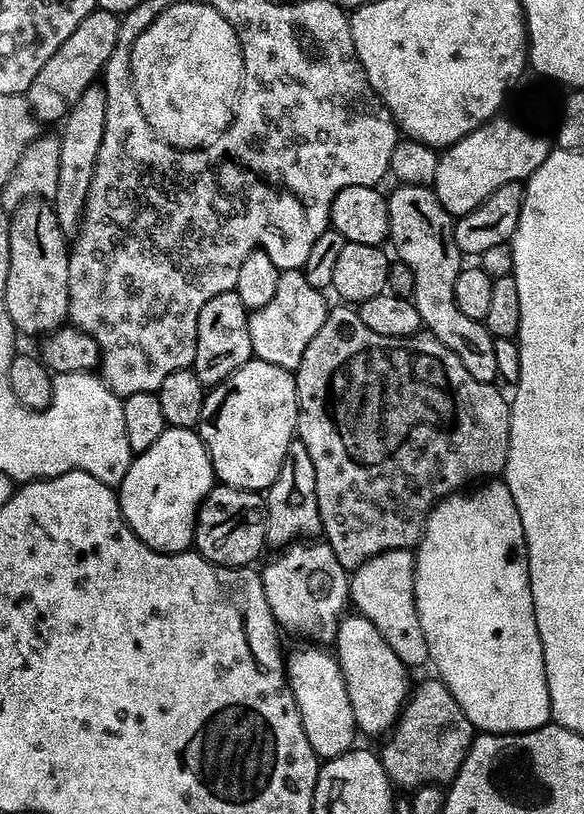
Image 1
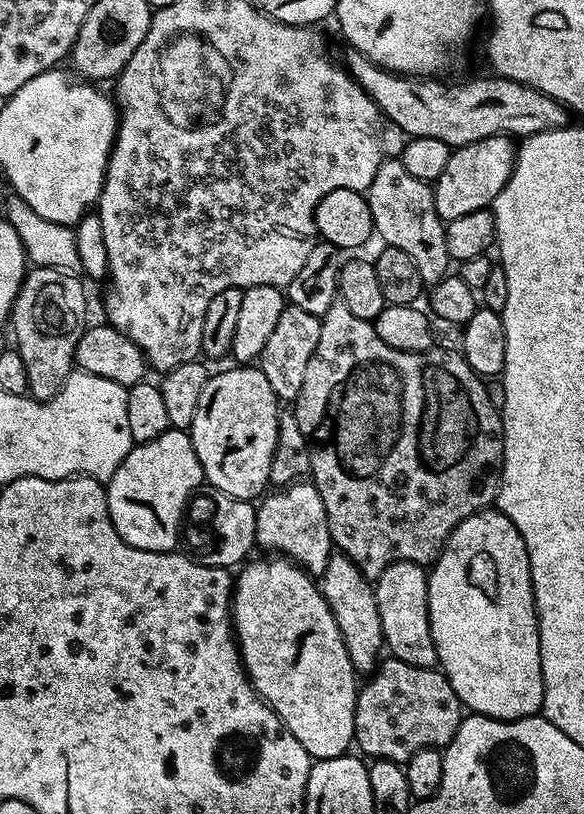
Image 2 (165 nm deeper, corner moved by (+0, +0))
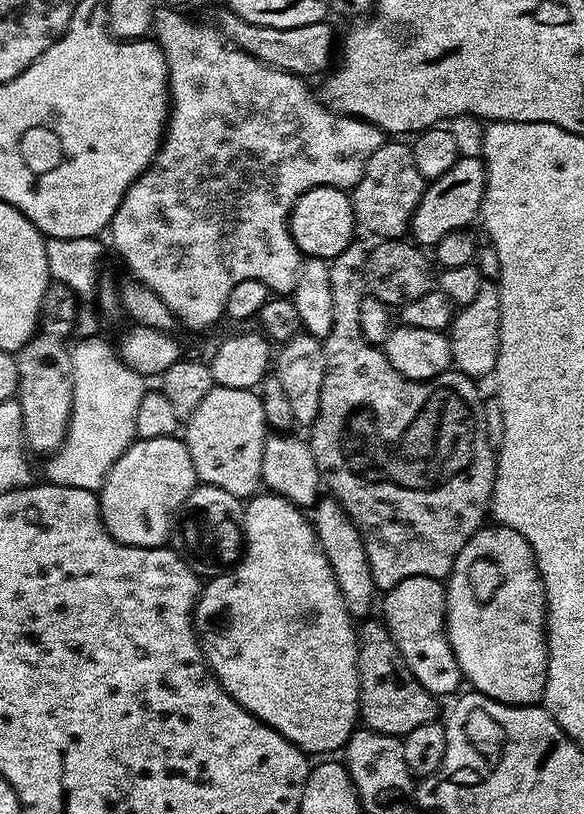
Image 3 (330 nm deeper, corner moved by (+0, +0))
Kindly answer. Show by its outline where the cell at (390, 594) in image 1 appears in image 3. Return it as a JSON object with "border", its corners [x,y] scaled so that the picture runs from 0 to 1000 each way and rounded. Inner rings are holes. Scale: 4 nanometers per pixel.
{"border":[[[728,708],[688,710],[682,720],[656,729],[654,747],[656,742],[654,760],[709,833],[738,855],[759,857],[771,854],[791,840],[791,827],[767,787],[762,719]]]}

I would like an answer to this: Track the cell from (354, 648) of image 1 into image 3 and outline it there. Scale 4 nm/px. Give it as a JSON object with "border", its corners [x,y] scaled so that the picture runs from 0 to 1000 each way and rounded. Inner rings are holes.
{"border":[[[567,607],[550,608],[534,620],[531,639],[541,650],[551,681],[558,681],[558,690],[565,690],[565,700],[572,700],[572,715],[579,715],[579,725],[586,730],[586,740],[592,749],[604,759],[635,758],[637,746],[642,742],[646,746],[647,742],[647,724],[637,709],[634,690],[627,686],[627,671],[620,671],[620,661],[610,643]]]}

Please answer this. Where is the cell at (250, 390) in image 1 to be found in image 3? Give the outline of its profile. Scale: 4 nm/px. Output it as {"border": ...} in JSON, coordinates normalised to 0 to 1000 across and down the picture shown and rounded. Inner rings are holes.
{"border":[[[365,474],[339,504],[318,517],[318,544],[332,568],[337,591],[378,600],[413,612],[440,608],[447,598],[449,553],[462,527],[449,509],[443,480]]]}

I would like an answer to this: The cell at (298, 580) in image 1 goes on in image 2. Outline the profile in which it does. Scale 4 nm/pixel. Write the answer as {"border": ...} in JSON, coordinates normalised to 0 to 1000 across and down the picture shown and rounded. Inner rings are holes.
{"border":[[[509,592],[466,603],[438,619],[440,670],[447,674],[461,673],[466,677],[461,679],[478,681],[521,699],[529,708],[546,710],[572,682],[558,622],[551,622],[551,607],[545,607],[539,595],[533,592]]]}

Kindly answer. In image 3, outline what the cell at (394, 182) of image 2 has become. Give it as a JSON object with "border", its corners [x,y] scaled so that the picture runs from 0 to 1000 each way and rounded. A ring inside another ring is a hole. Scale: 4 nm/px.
{"border":[[[666,171],[627,199],[620,219],[601,232],[603,257],[610,274],[630,285],[646,285],[651,292],[685,292],[700,284],[705,264],[723,243],[729,224],[709,204],[709,189],[697,176],[683,177],[683,171]]]}

